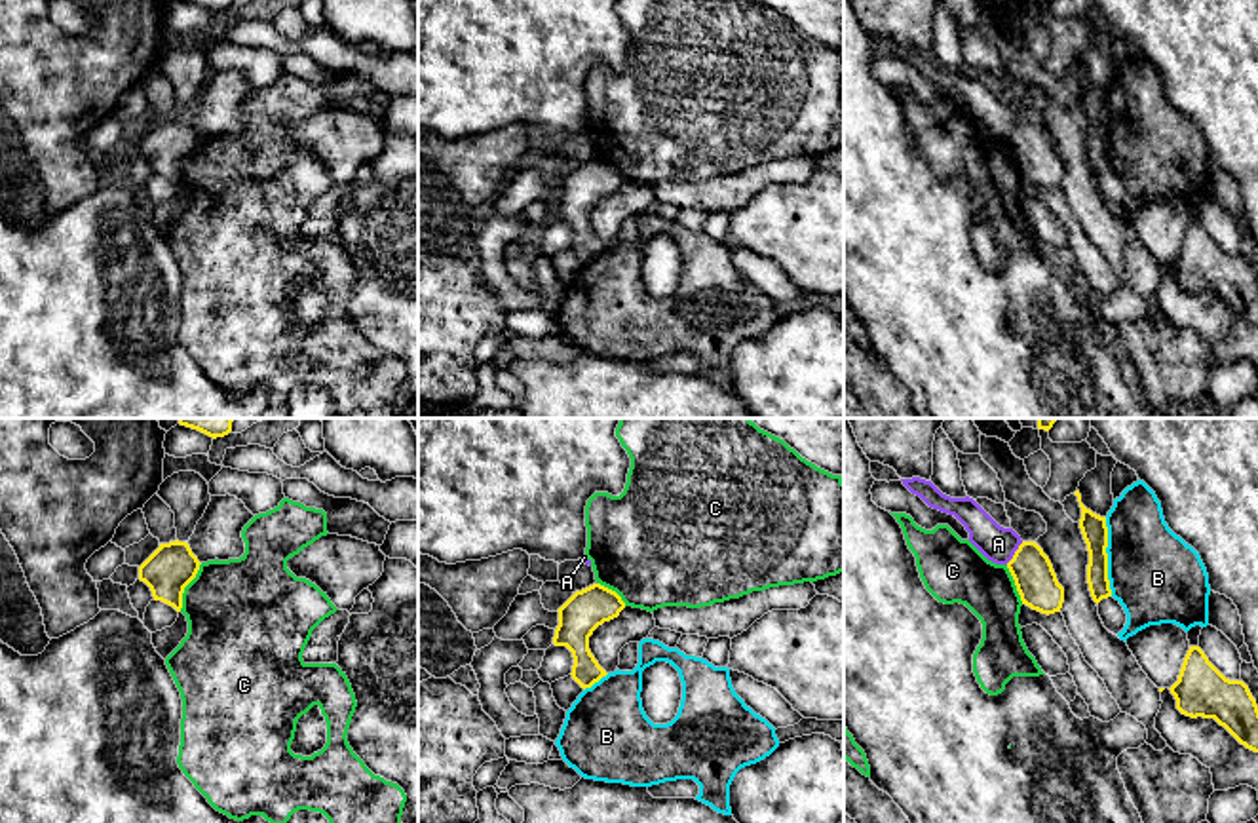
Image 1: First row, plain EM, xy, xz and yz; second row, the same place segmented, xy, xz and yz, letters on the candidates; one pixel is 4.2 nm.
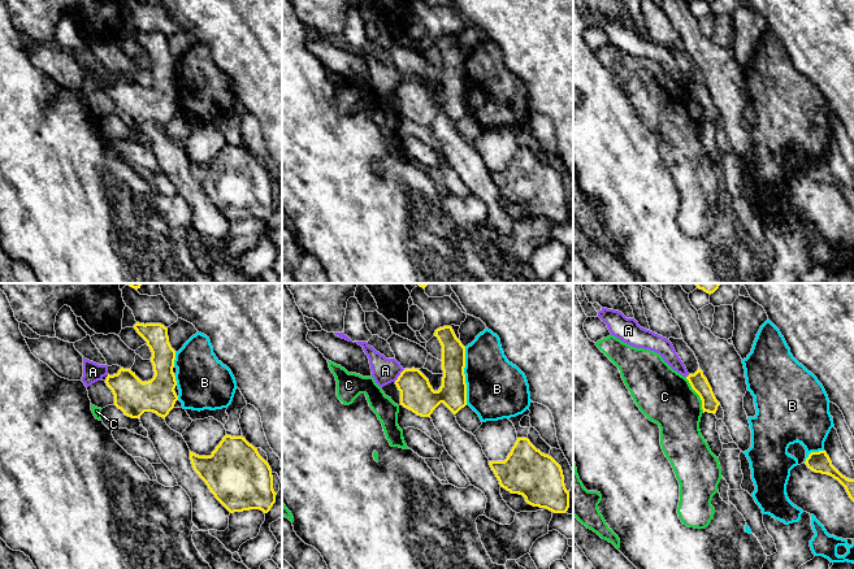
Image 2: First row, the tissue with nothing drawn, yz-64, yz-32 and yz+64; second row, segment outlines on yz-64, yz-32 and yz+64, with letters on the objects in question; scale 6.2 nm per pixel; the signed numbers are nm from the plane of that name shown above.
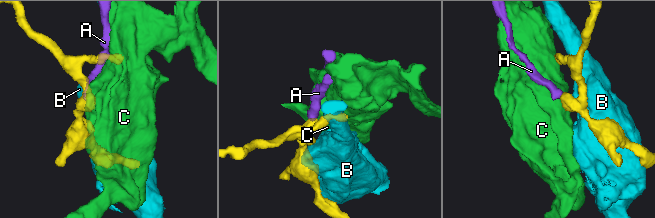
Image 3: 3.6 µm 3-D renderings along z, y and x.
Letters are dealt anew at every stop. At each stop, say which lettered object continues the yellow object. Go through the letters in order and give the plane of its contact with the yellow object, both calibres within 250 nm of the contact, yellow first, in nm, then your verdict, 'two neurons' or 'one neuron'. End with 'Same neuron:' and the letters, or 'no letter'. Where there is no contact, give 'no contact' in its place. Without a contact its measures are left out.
A: yz | 180/150 nm | two neurons
B: yz | 110/380 nm | two neurons
C: xy | 200/440 nm | two neurons
Same neuron: no letter

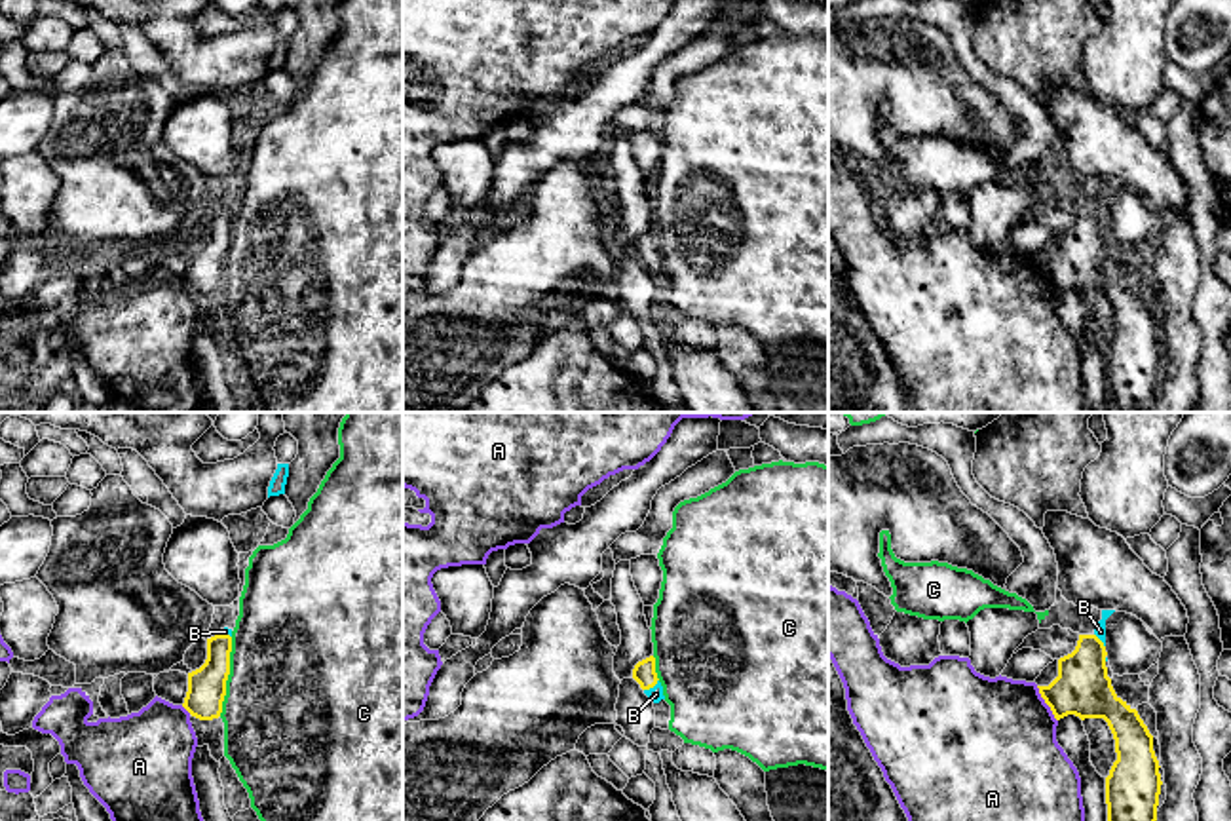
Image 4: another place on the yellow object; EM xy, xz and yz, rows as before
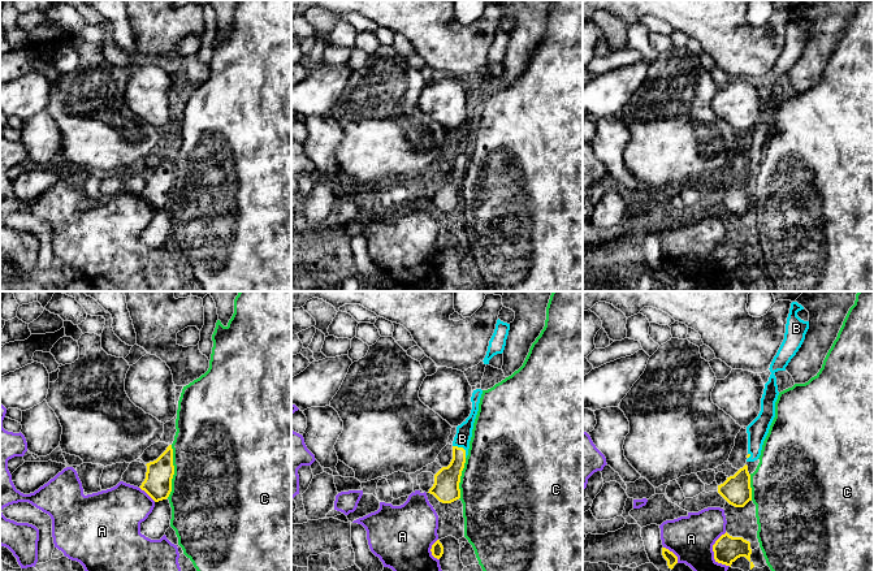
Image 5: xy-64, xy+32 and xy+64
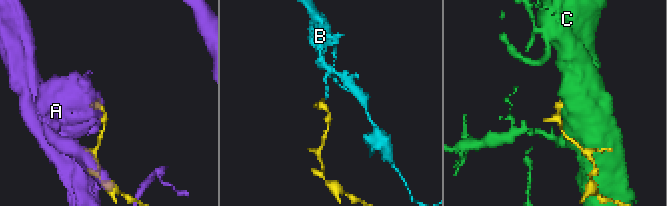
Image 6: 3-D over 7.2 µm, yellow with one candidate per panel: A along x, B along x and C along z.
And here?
A: yz | 240/500 nm | two neurons
B: xz | 100/60 nm | one neuron
C: xy | 160/500 nm | two neurons
Same neuron: B

